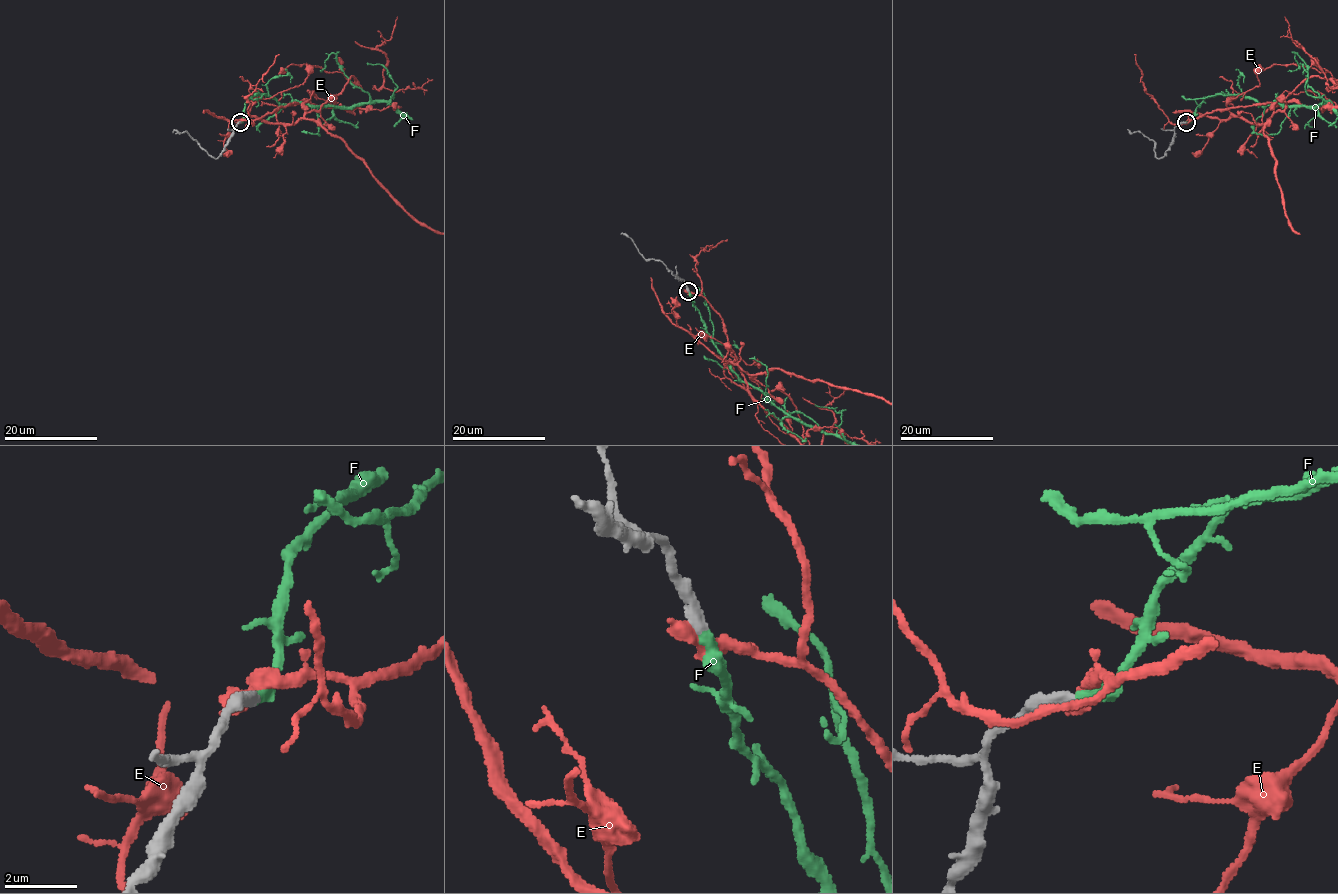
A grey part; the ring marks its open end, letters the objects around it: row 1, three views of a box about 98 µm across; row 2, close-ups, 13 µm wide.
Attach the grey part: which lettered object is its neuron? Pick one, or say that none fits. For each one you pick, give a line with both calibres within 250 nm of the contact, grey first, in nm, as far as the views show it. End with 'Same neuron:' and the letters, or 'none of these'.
F: calibres 360 and 360 nm
Same neuron: F

